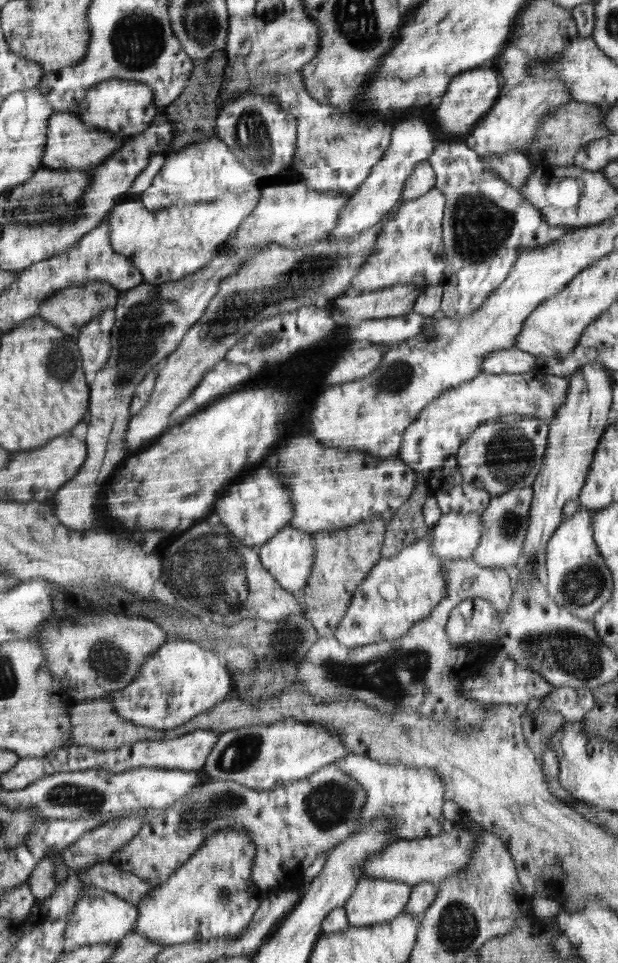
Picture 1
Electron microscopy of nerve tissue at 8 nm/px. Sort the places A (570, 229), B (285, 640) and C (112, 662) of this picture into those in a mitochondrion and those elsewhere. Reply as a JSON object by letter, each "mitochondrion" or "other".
{"A":"other","B":"mitochondrion","C":"mitochondrion"}

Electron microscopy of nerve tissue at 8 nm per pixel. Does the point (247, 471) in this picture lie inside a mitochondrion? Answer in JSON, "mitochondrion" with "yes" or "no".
{"mitochondrion":"no"}

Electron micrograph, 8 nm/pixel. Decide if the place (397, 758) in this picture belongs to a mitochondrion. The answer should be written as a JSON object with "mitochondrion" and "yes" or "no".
{"mitochondrion":"no"}

